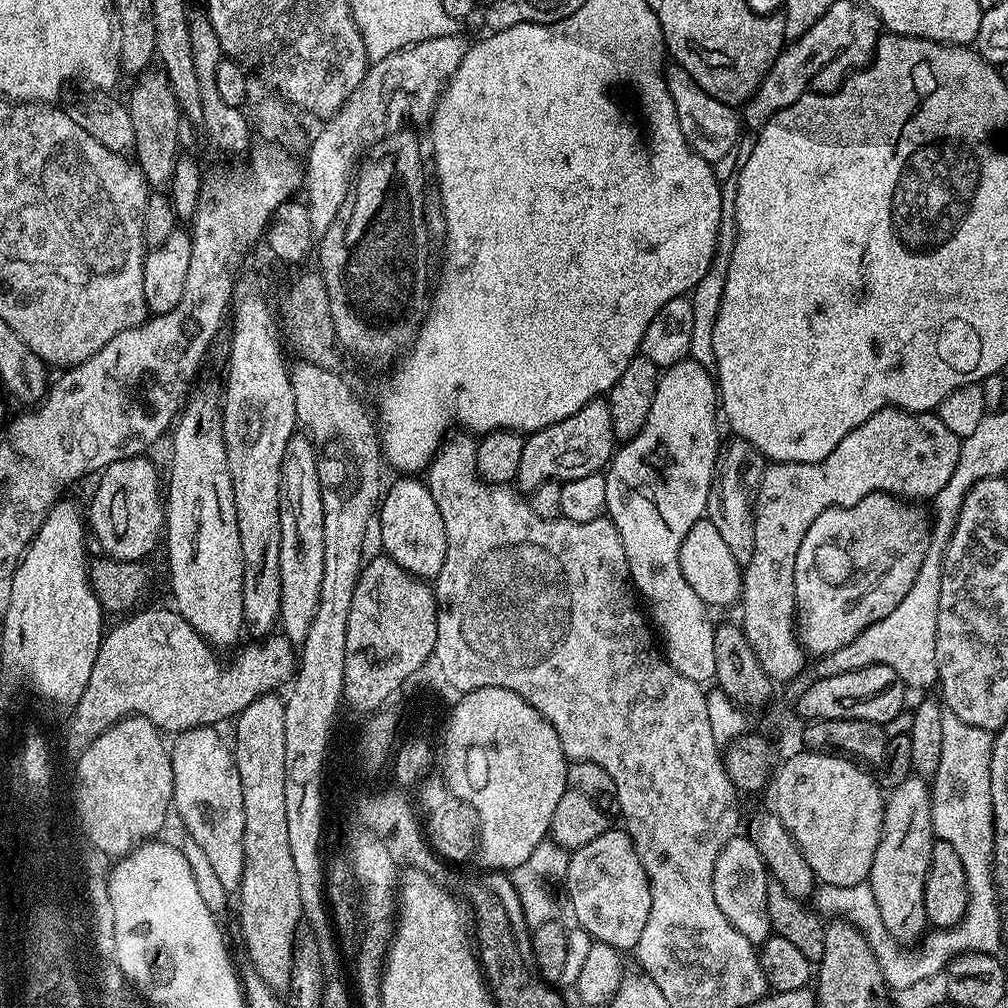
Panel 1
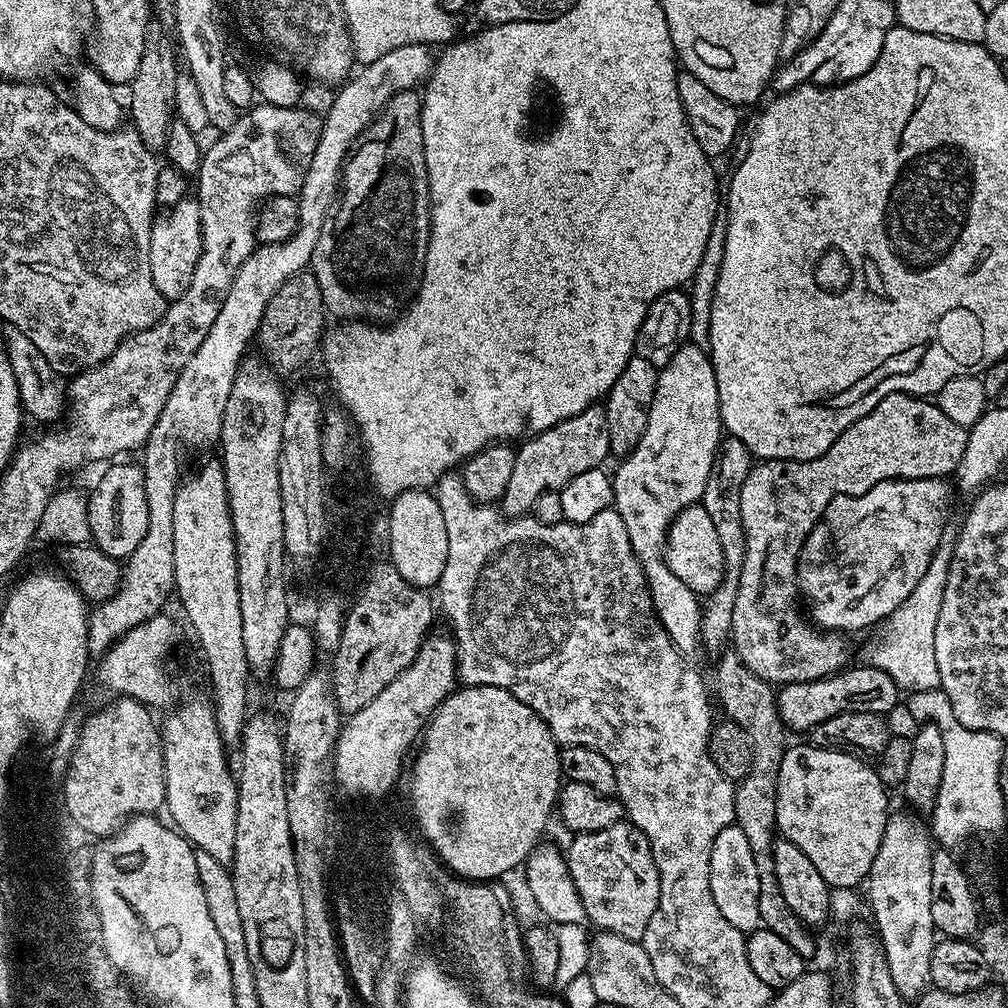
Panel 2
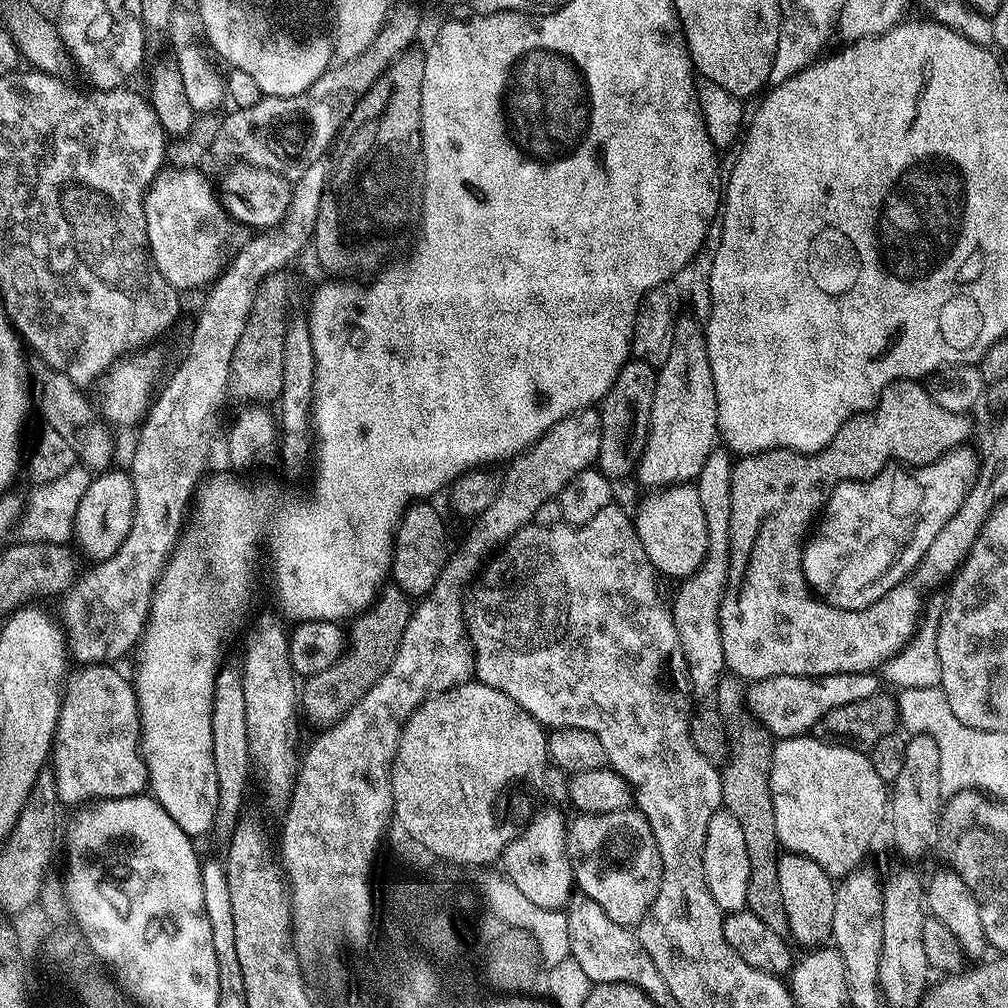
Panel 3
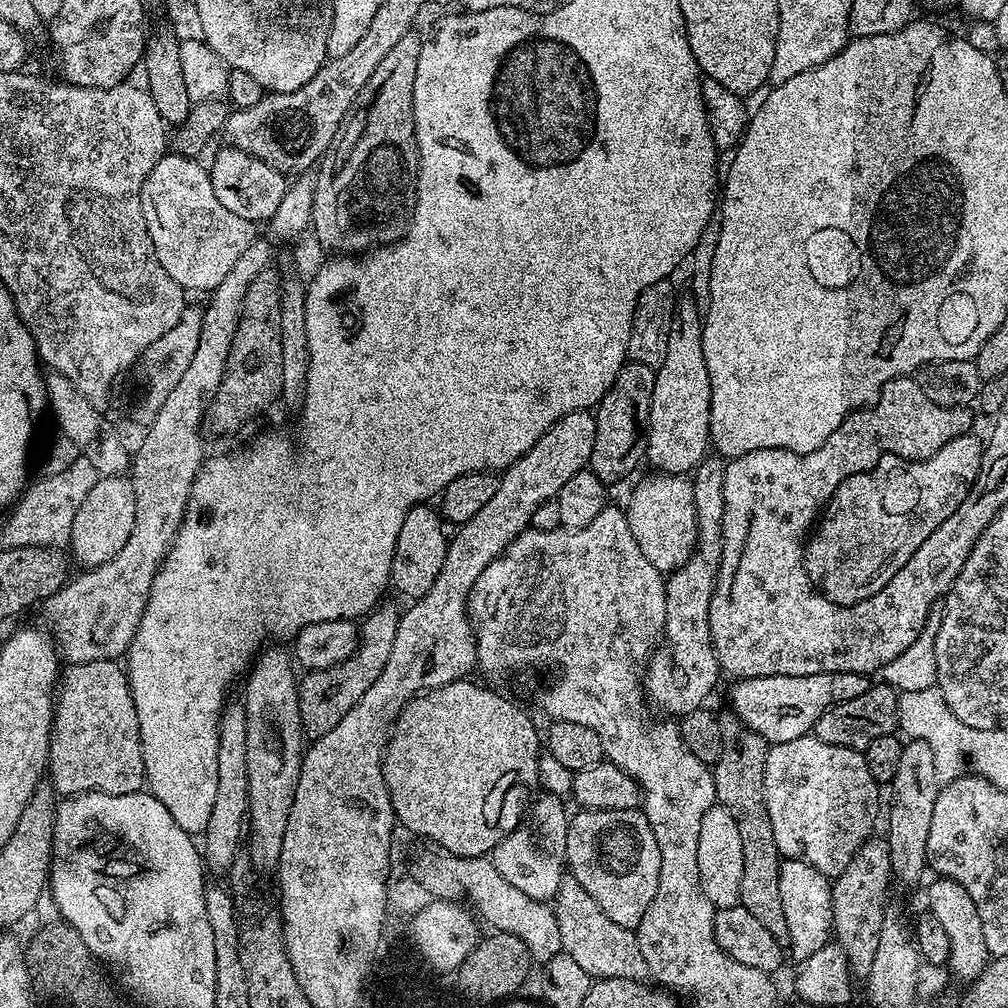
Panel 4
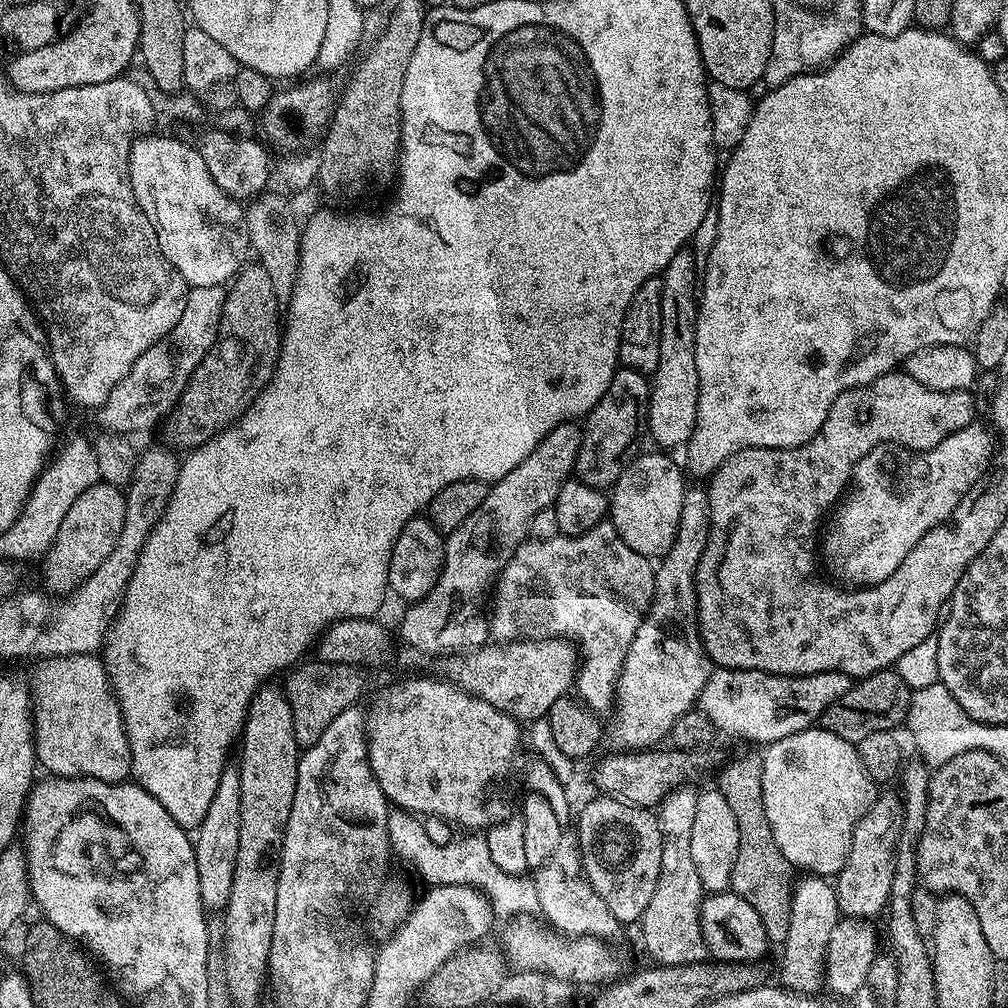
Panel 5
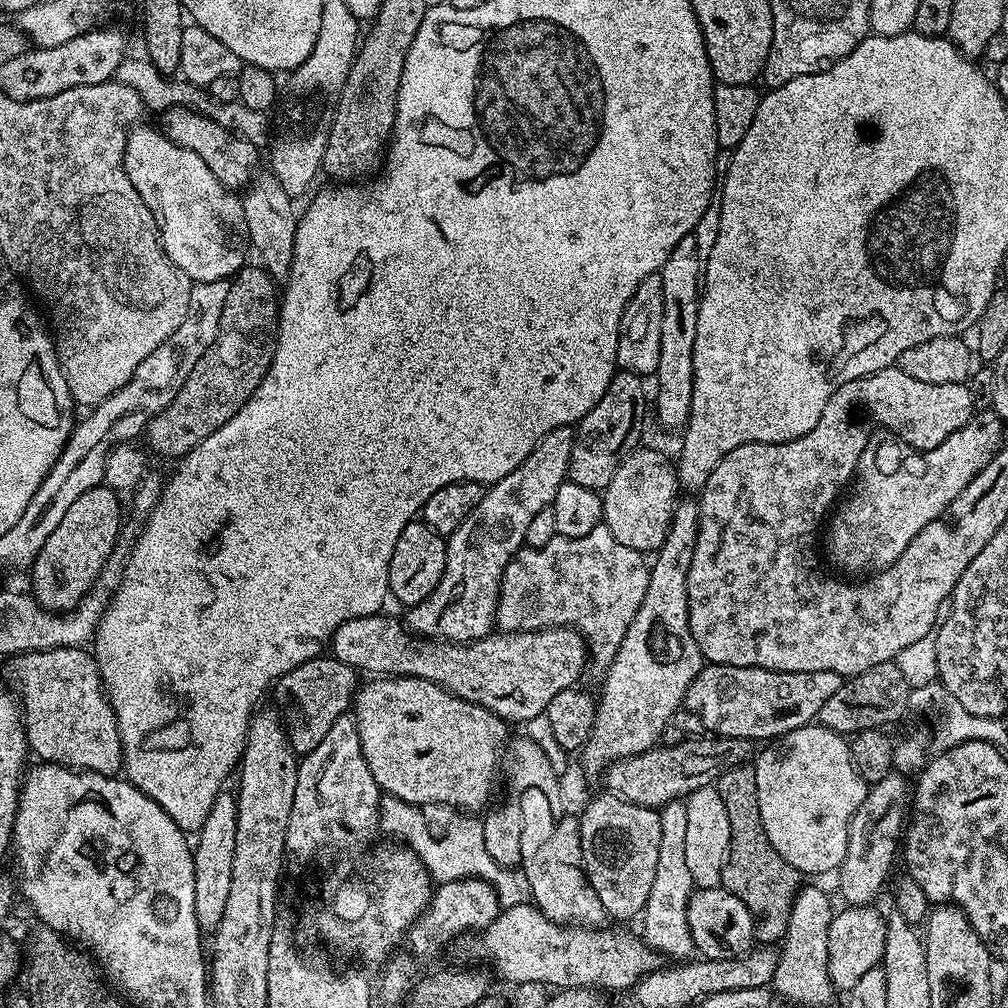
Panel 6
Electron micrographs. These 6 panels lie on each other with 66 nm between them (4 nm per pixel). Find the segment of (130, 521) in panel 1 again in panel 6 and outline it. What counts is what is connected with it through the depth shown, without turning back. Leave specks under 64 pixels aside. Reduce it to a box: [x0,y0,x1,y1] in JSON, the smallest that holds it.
[30,486,121,613]

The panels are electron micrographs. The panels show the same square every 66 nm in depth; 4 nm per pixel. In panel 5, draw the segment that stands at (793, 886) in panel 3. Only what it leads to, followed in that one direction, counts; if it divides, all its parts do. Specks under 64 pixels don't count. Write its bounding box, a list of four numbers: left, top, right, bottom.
[780,874,842,994]

